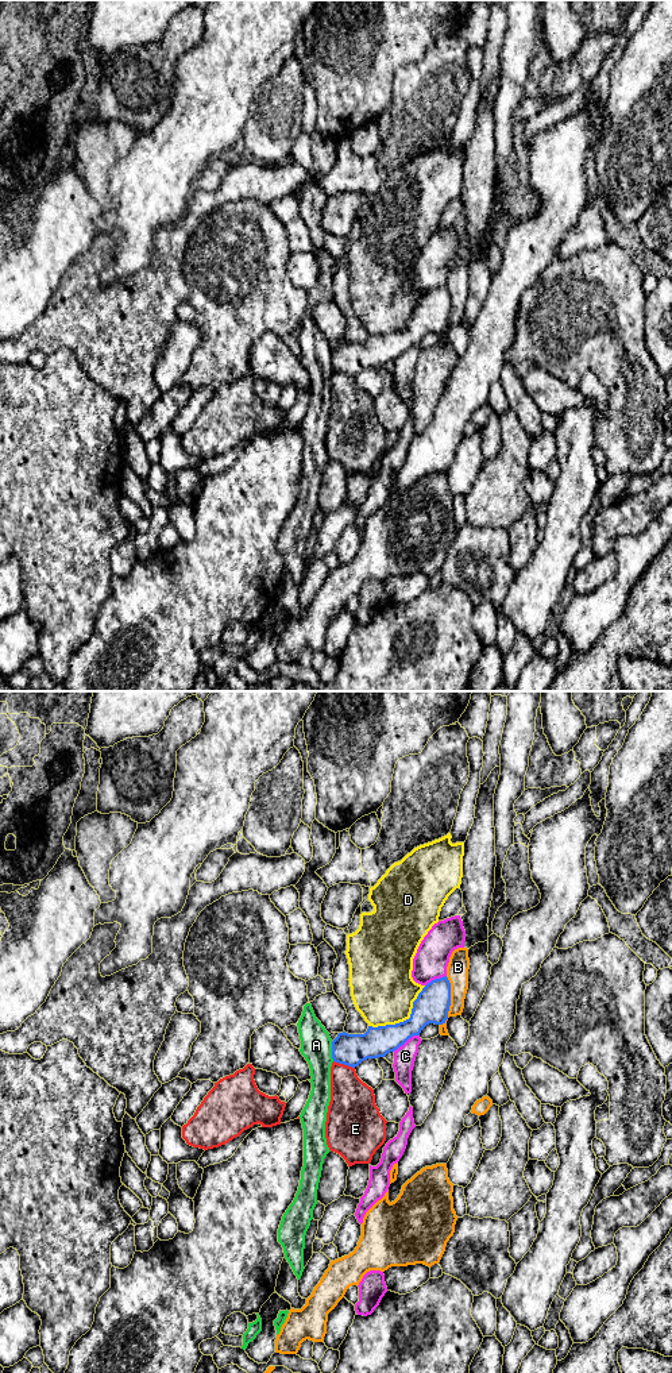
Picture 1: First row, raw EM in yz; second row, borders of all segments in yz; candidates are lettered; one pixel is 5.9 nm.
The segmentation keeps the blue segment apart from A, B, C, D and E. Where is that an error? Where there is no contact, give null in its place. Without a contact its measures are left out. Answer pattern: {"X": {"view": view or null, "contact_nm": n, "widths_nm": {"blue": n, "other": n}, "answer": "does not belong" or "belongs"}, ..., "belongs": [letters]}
{"A": {"view": "yz", "contact_nm": 120, "widths_nm": {"blue": 190, "other": 190}, "answer": "does not belong"}, "B": {"view": "yz", "contact_nm": 300, "widths_nm": {"blue": 200, "other": 130}, "answer": "does not belong"}, "C": {"view": "yz", "contact_nm": 190, "widths_nm": {"blue": 190, "other": 130}, "answer": "does not belong"}, "D": {"view": "yz", "contact_nm": 420, "widths_nm": {"blue": 200, "other": 380}, "answer": "does not belong"}, "E": {"view": "yz", "contact_nm": 140, "widths_nm": {"blue": 190, "other": 280}, "answer": "does not belong"}, "belongs": []}

